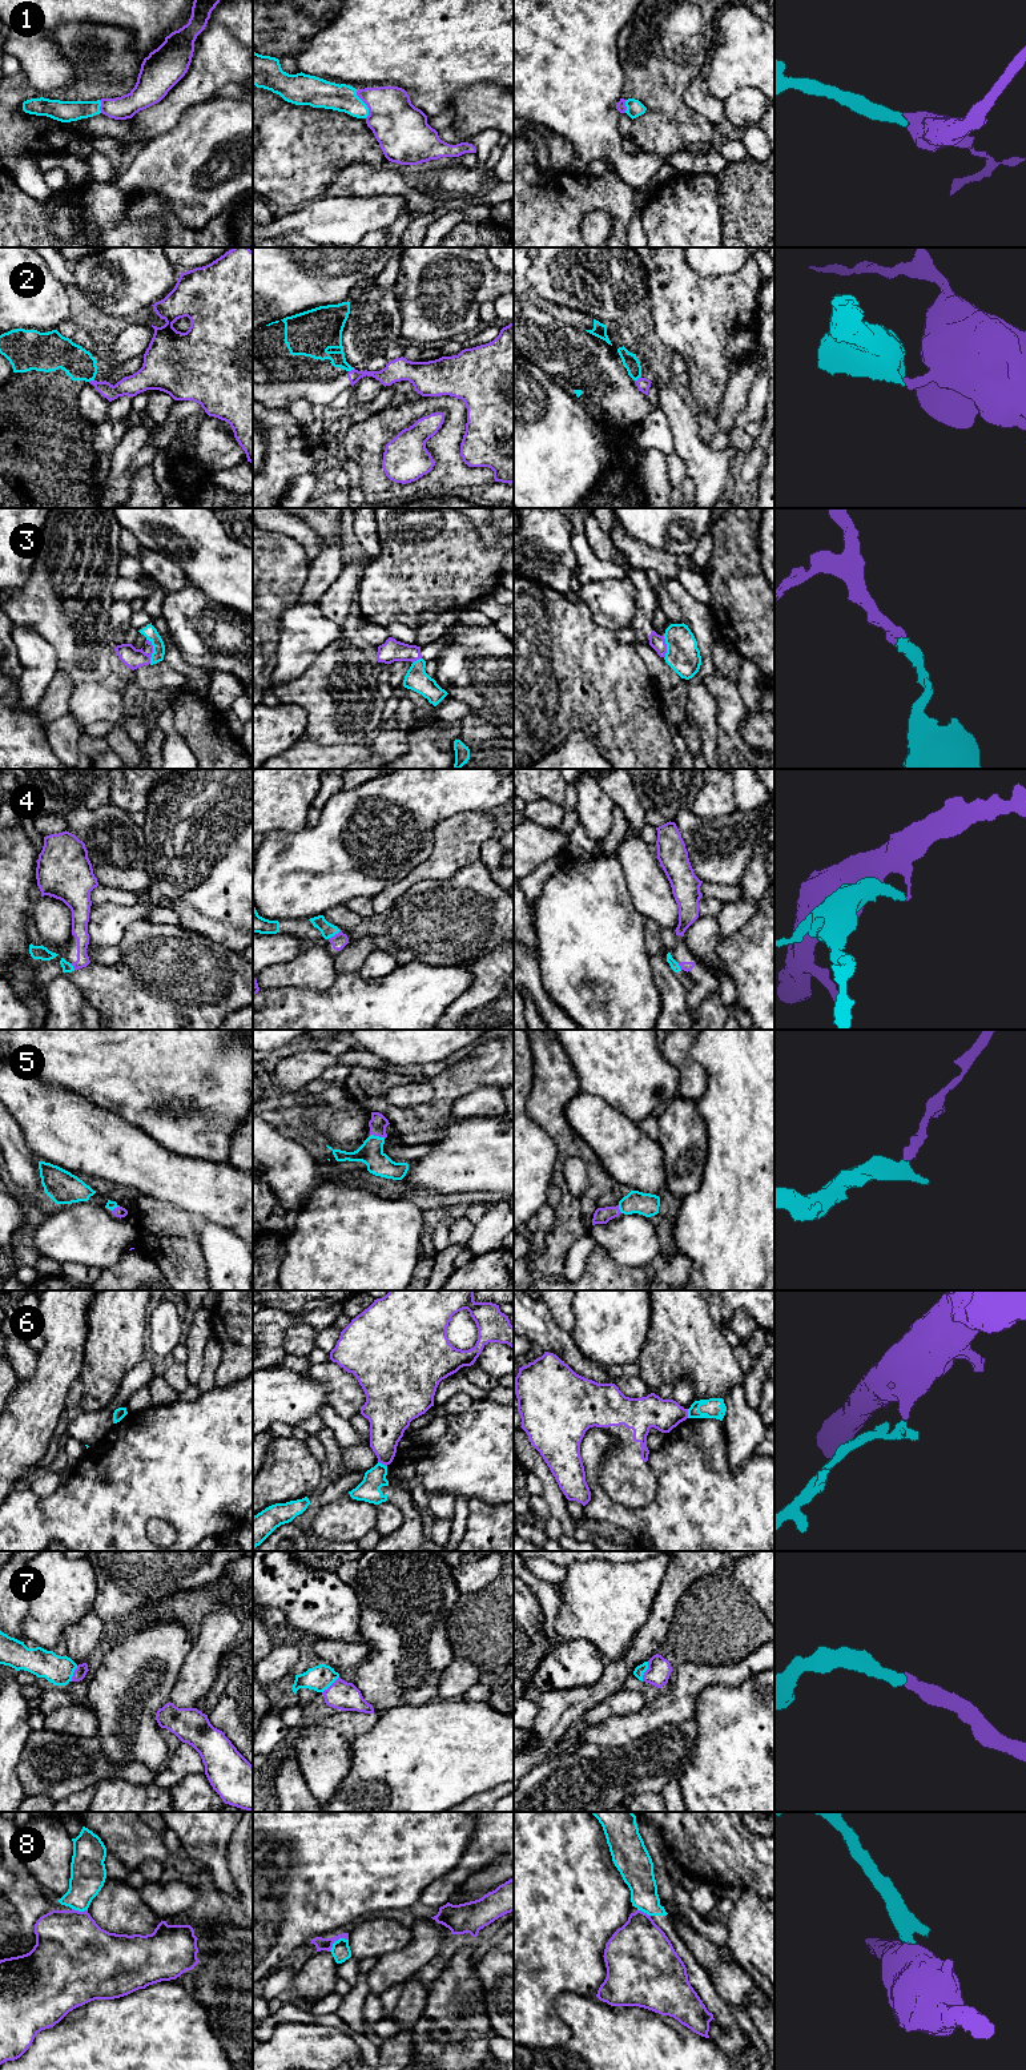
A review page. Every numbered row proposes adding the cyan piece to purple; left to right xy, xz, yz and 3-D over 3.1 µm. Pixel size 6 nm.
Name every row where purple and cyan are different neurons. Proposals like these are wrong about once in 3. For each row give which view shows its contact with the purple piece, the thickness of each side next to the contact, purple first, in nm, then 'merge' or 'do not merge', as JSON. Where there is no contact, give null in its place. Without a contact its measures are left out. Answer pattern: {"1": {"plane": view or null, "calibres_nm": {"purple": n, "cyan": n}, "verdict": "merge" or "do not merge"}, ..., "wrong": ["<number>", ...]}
{"1": {"plane": "xz", "calibres_nm": {"purple": 300, "cyan": 160}, "verdict": "merge"}, "2": {"plane": "yz", "calibres_nm": {"purple": 80, "cyan": 90}, "verdict": "do not merge"}, "3": {"plane": "xy", "calibres_nm": {"purple": 120, "cyan": 80}, "verdict": "merge"}, "4": {"plane": "xz", "calibres_nm": {"purple": 90, "cyan": 90}, "verdict": "merge"}, "5": {"plane": "xz", "calibres_nm": {"purple": 110, "cyan": 150}, "verdict": "merge"}, "6": {"plane": "xz", "calibres_nm": {"purple": 220, "cyan": 140}, "verdict": "do not merge"}, "7": {"plane": "yz", "calibres_nm": {"purple": 140, "cyan": 70}, "verdict": "merge"}, "8": {"plane": "xz", "calibres_nm": {"purple": 80, "cyan": 120}, "verdict": "do not merge"}, "wrong": ["2", "6", "8"]}

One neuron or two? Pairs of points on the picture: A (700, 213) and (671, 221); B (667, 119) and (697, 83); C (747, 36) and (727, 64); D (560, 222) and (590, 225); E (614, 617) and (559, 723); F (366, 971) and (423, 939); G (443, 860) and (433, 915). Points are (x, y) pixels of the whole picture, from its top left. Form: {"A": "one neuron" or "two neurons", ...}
{"A": "one neuron", "B": "two neurons", "C": "one neuron", "D": "two neurons", "E": "two neurons", "F": "two neurons", "G": "two neurons"}

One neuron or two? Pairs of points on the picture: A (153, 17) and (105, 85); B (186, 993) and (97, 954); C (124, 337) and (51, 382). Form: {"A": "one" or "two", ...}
{"A": "two", "B": "two", "C": "two"}

